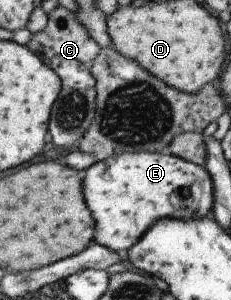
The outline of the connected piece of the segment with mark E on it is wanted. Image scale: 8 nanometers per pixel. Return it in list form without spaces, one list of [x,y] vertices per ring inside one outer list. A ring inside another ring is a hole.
[[[147,151],[128,152],[108,156],[102,161],[95,161],[82,172],[81,192],[83,202],[93,219],[93,243],[108,248],[113,252],[126,251],[157,219],[175,217],[188,219],[210,215],[212,207],[212,182],[204,167],[184,161],[167,152],[148,153]]]

